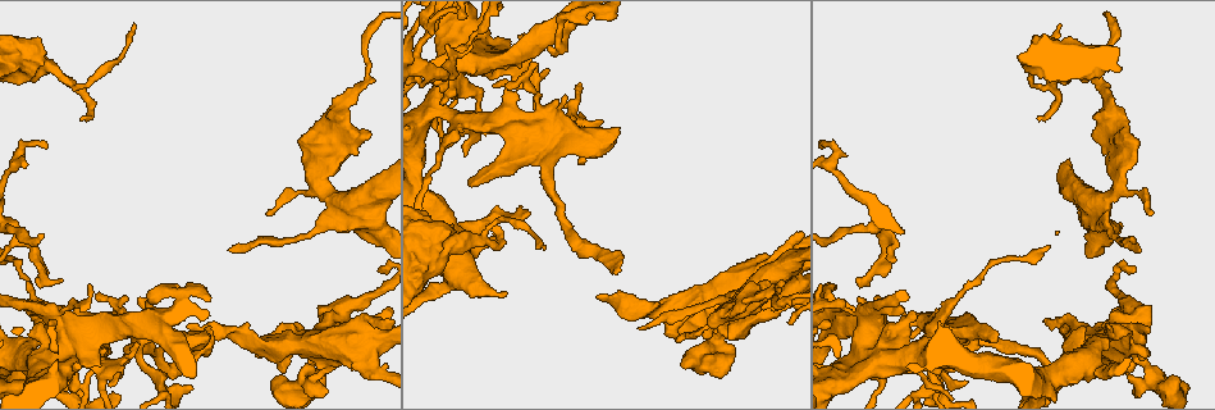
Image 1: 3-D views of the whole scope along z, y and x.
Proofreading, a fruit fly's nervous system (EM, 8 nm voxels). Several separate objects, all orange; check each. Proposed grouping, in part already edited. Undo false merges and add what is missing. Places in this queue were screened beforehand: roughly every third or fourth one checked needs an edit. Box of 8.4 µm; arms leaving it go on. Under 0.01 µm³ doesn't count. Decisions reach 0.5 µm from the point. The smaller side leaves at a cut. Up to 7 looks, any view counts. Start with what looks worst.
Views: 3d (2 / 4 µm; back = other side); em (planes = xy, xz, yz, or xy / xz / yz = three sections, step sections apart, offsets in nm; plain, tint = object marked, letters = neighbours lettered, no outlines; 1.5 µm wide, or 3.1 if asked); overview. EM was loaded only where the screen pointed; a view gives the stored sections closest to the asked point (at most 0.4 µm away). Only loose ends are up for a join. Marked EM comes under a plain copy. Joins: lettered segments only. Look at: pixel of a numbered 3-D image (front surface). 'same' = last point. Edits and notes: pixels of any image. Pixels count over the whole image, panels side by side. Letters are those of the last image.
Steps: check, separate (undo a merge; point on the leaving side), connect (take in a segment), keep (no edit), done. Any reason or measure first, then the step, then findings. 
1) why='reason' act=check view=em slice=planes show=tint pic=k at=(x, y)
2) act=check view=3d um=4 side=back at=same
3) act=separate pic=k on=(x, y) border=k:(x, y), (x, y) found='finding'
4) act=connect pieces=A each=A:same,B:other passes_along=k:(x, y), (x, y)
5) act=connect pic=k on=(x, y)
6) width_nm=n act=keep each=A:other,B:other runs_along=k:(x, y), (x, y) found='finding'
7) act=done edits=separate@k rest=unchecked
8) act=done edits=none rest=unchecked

why='an open end' act=check view=em slice=planes show=letters pic=1 at=(210, 335)

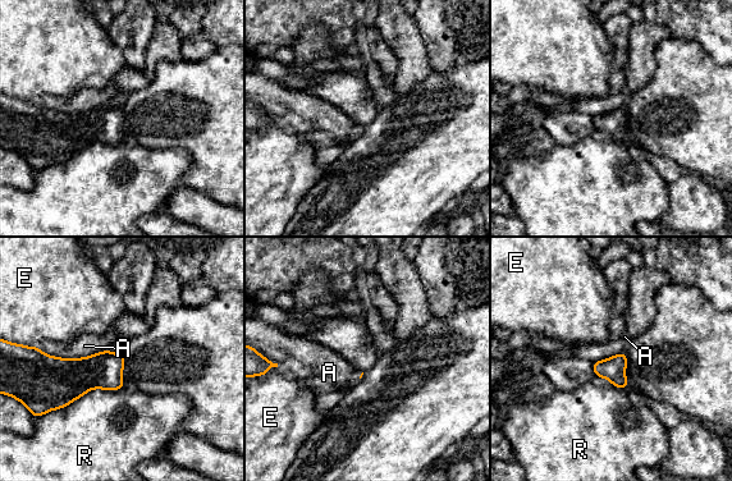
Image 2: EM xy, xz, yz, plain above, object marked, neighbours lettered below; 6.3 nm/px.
act=keep each=A:other,E:other,R:other found='none of them fits'

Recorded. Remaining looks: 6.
why='branch stops here' act=check view=3d um=4 pic=1 at=(266, 213)

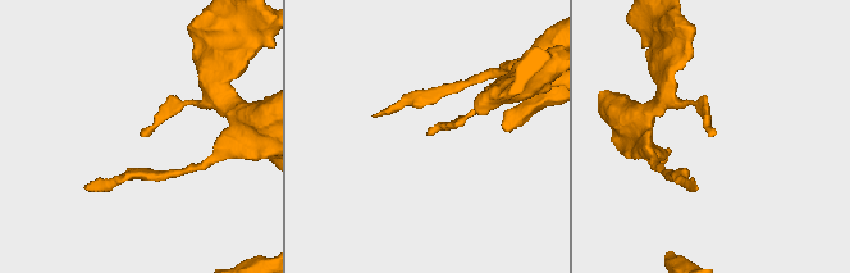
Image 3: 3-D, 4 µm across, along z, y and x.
act=check view=em slice=planes show=letters pic=3 at=(143, 136)

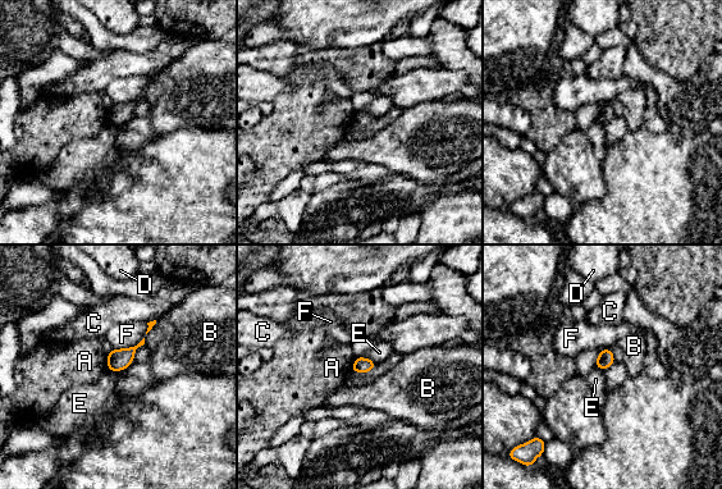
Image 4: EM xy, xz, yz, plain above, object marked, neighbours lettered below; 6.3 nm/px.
act=keep each=A:other,B:other,C:other,D:other,E:other,F:other border=4:(362, 356), (375, 364) found='none of them fits'

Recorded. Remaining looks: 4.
why='free end' act=check view=em slice=planes show=letters pic=1 at=(1123, 112)

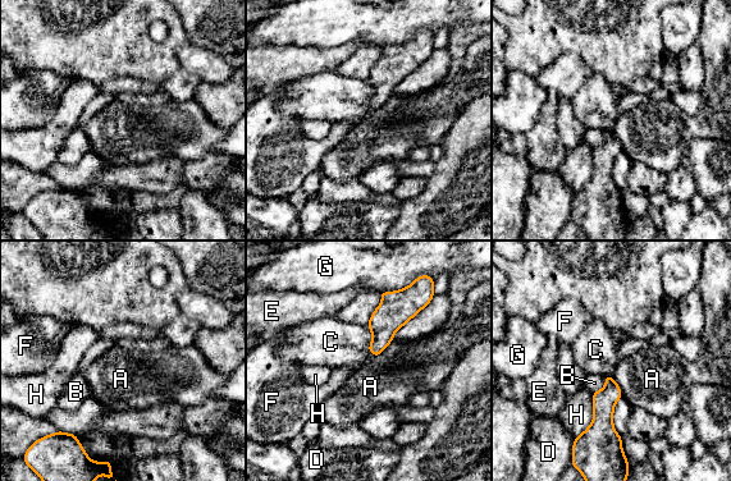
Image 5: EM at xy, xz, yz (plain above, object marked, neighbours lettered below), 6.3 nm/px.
longest_contact=H:320nm act=keep each=A:other,B:other,C:other,D:other,E:other,F:other,G:other,H:other border=5:(611, 376), (622, 397) found='no lettered segment goes on from it'

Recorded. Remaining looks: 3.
act=done edits=none rest=unchecked

